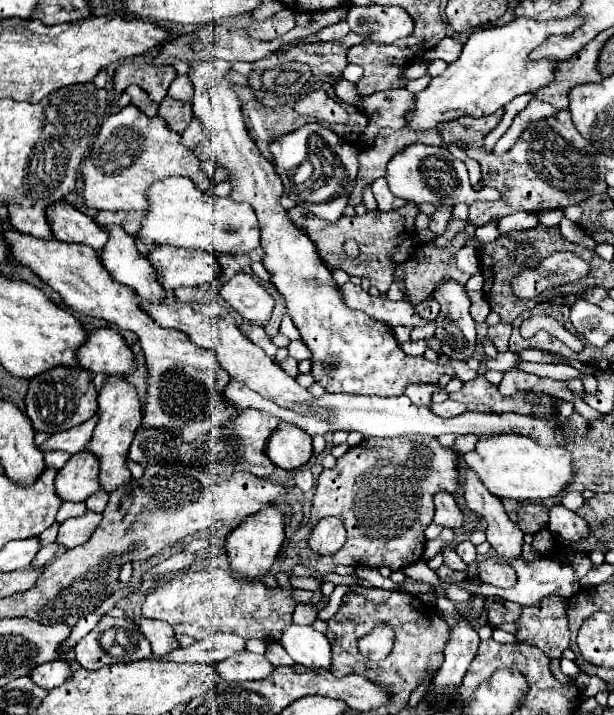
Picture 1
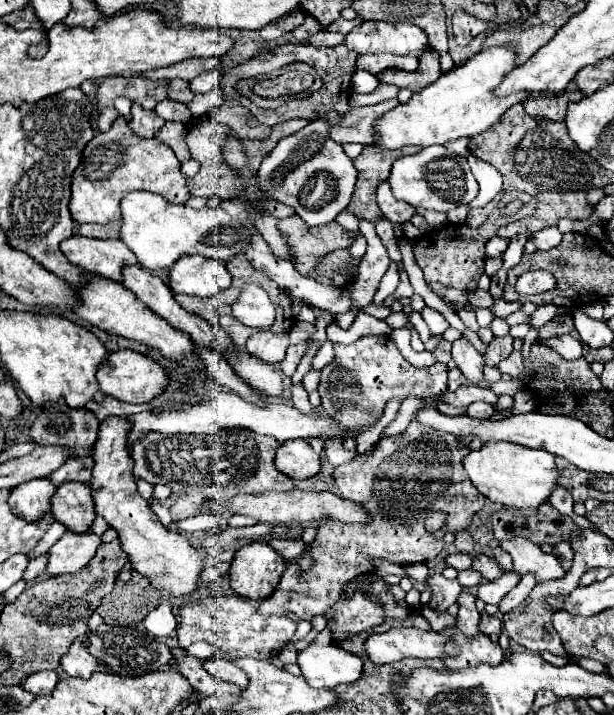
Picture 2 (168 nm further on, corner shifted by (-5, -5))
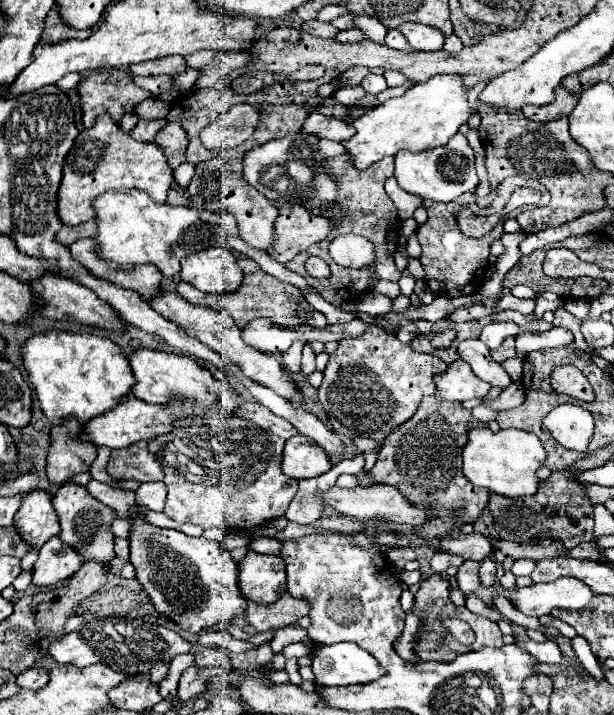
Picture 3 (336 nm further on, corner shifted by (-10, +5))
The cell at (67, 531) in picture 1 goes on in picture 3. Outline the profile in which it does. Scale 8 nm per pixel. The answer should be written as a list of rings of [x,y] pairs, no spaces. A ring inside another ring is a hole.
[[[52,537],[40,549],[40,557],[34,563],[34,579],[36,585],[56,585],[62,583],[66,577],[76,573],[82,565],[82,555],[76,547],[64,545],[60,537]]]

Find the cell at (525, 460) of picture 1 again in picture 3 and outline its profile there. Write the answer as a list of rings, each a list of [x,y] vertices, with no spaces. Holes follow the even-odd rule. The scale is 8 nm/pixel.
[[[472,429],[468,433],[468,443],[464,447],[464,475],[476,487],[484,487],[492,493],[504,497],[526,497],[538,491],[540,479],[536,471],[544,465],[546,451],[542,441],[534,433],[518,429],[500,429],[492,433],[490,429]]]

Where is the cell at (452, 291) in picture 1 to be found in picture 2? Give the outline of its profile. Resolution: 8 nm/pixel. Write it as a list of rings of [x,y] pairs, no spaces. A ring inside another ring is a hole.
[[[459,339],[453,343],[453,361],[455,361],[457,369],[463,373],[463,379],[467,379],[471,383],[483,381],[485,361],[483,361],[481,353],[467,339]]]

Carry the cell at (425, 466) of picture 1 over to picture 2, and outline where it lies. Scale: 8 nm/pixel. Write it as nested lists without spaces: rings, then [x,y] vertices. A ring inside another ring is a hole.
[[[411,421],[407,429],[409,431],[397,437],[383,437],[371,453],[357,455],[351,463],[335,469],[333,479],[339,487],[339,495],[363,505],[371,515],[371,523],[345,525],[327,519],[309,547],[315,565],[307,573],[299,573],[295,563],[287,565],[275,593],[259,603],[257,611],[261,615],[287,615],[291,611],[299,619],[311,621],[315,615],[323,615],[339,601],[343,583],[361,573],[373,571],[373,557],[397,565],[427,563],[441,553],[445,545],[443,535],[447,531],[457,533],[469,529],[473,515],[479,513],[485,503],[485,497],[475,491],[471,481],[467,481],[461,465],[463,457],[471,451],[469,445],[461,445],[461,439],[455,439],[455,435],[423,427],[421,423]],[[377,469],[417,469],[417,477],[387,479],[379,477]],[[435,511],[447,513],[449,521],[439,533],[427,533],[423,521]]]

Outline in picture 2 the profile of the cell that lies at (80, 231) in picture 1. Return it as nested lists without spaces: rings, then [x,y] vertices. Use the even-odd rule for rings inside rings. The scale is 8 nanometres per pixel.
[[[73,235],[61,243],[63,255],[87,273],[123,283],[123,267],[139,265],[135,253],[119,239],[87,239]]]

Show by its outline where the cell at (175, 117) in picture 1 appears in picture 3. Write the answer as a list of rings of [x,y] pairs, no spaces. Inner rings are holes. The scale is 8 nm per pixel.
[[[166,123],[154,139],[166,153],[168,163],[172,167],[178,167],[180,163],[186,161],[186,147],[188,147],[188,135],[180,127],[180,123]]]

